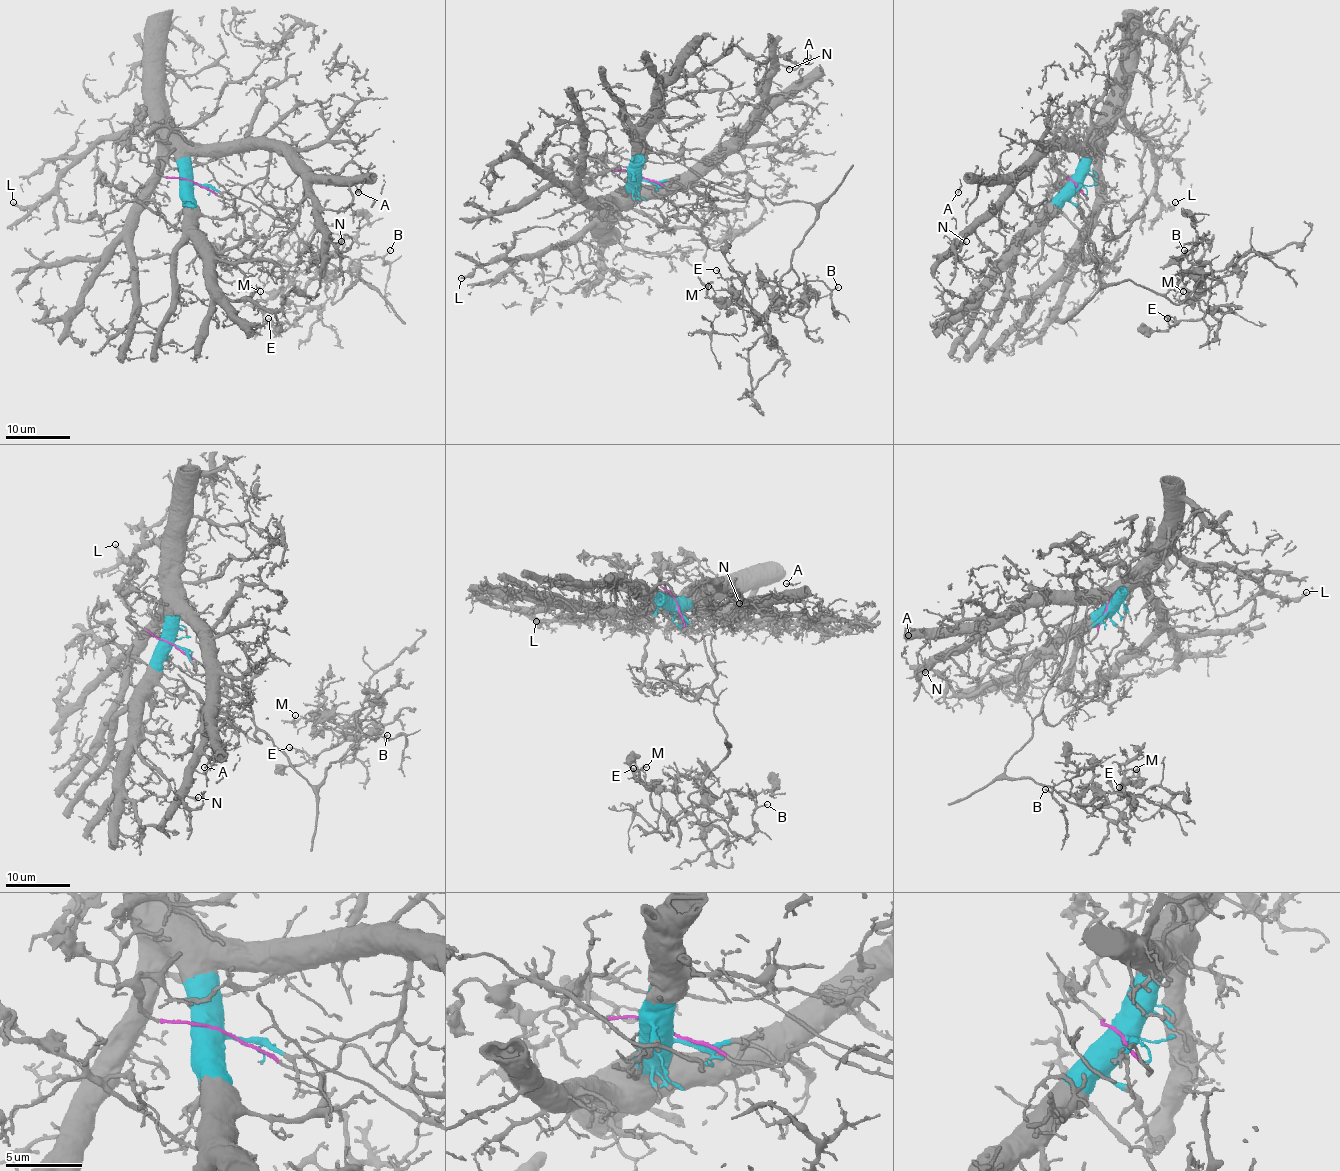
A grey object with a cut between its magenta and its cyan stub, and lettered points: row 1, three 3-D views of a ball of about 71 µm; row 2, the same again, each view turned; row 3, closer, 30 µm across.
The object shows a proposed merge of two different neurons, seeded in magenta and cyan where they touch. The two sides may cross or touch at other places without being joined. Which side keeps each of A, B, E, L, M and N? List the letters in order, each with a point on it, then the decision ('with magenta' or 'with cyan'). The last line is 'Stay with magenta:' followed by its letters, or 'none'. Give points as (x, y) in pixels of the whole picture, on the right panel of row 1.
A: (958, 192) | with cyan
B: (1184, 250) | with magenta
E: (1167, 318) | with magenta
L: (1175, 202) | with cyan
M: (1183, 291) | with magenta
N: (966, 241) | with cyan
Stay with magenta: B, E, M

